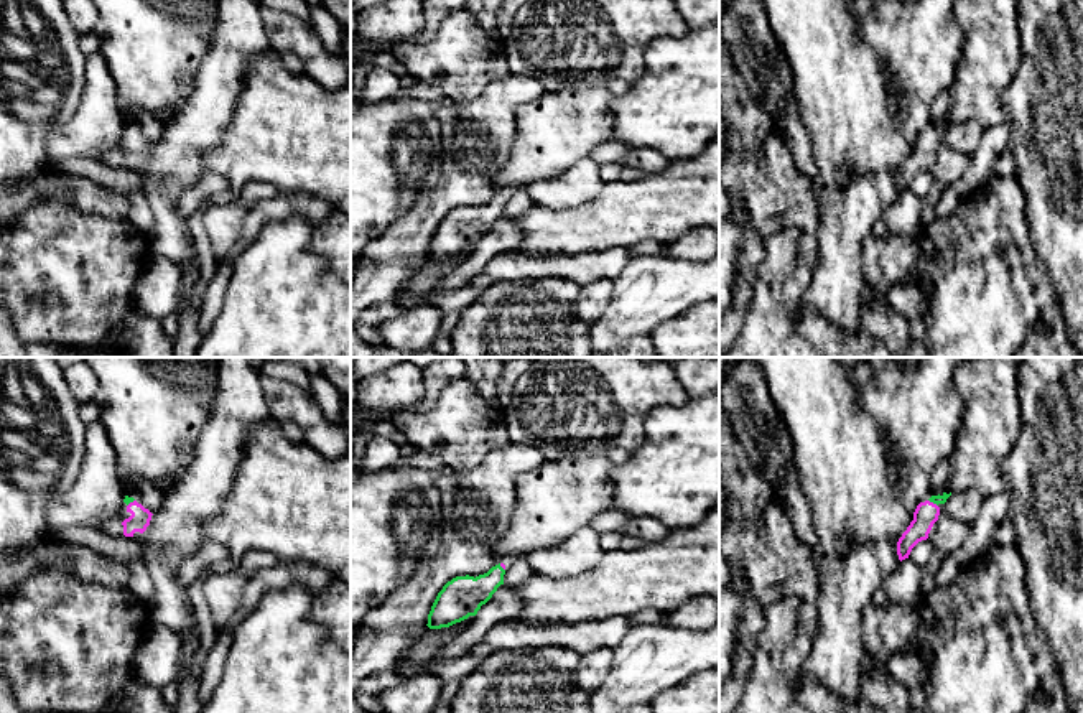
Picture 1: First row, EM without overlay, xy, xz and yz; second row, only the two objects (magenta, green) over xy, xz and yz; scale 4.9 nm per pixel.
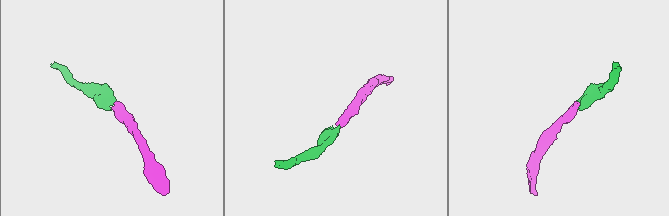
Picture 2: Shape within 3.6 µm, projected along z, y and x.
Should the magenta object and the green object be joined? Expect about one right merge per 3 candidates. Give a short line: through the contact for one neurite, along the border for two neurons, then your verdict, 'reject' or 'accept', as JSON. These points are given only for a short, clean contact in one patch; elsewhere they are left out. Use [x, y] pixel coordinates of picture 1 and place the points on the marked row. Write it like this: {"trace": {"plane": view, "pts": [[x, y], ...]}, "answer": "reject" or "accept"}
{"trace": {"plane": "yz", "pts": [[927, 512], [932, 503], [937, 499]]}, "answer": "accept"}

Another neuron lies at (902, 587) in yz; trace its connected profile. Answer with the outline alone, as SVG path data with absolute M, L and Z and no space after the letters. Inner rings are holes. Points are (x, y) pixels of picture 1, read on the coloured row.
M910 558L902 560L897 570L890 573L882 585L889 601L894 604L917 608L923 599L920 590L922 575L922 566Z

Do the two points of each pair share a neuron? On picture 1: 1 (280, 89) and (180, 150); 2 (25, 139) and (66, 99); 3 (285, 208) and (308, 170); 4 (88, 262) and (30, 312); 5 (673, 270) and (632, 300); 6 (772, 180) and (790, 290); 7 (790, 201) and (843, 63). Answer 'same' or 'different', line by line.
1: different
2: same
3: different
4: same
5: same
6: same
7: different

